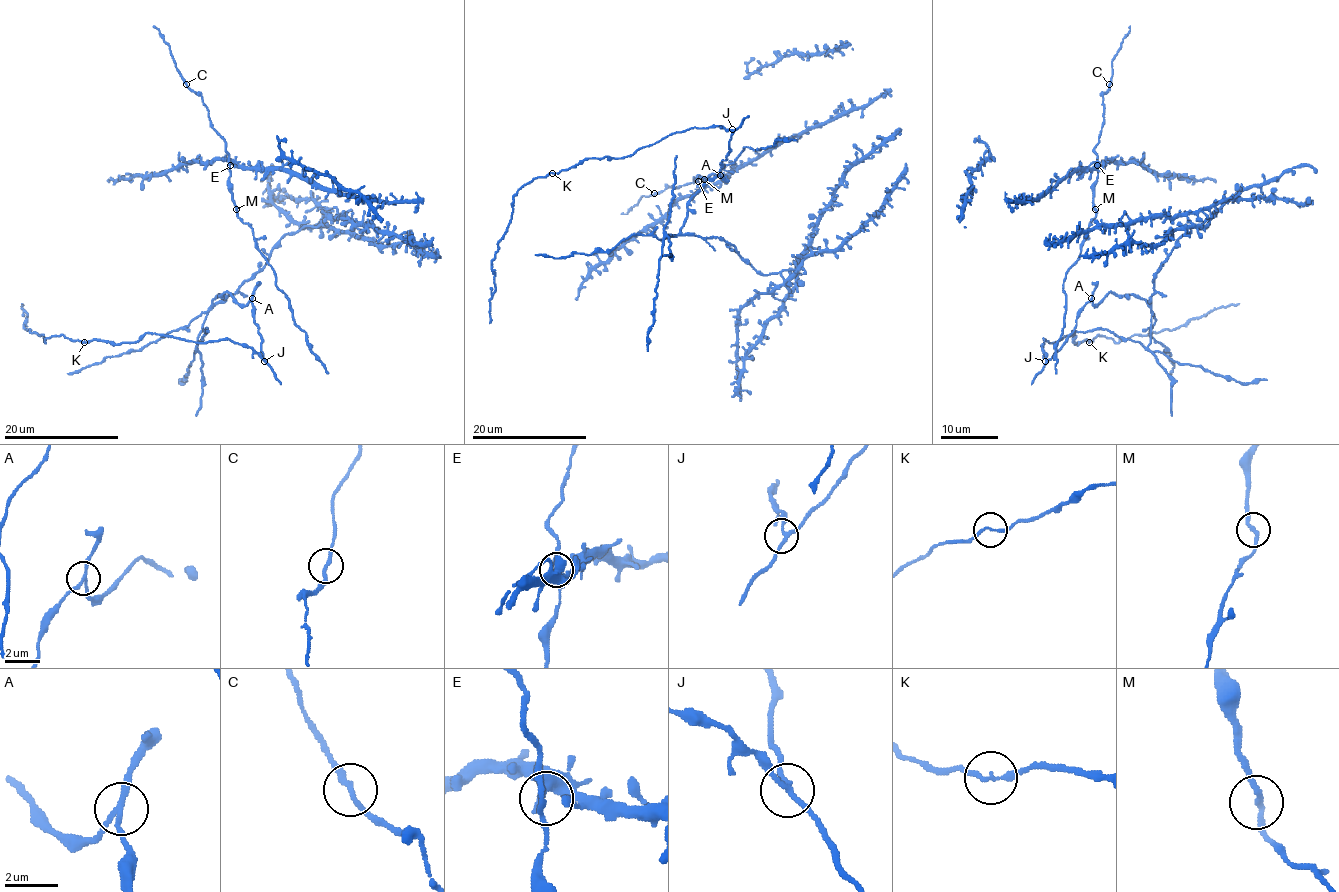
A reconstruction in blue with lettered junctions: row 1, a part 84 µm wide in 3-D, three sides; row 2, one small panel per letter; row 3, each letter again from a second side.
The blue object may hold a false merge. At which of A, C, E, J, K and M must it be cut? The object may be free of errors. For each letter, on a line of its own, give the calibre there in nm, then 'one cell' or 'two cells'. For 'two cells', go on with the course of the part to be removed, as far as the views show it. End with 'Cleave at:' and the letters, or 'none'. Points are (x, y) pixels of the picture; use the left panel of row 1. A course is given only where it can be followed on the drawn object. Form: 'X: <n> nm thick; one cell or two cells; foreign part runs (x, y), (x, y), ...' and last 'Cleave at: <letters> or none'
A: 170 nm thick; two cells; foreign part runs (252, 298), (244, 305), (226, 292), (214, 298), (183, 384), (179, 379)
C: 200 nm thick; one cell
E: 190 nm thick; one cell
J: 180 nm thick; one cell
K: 180 nm thick; one cell
M: 200 nm thick; one cell
Cleave at: A

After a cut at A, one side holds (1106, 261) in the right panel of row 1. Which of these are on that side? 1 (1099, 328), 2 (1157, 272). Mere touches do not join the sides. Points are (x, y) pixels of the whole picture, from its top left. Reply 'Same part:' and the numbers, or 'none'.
Same part: none

